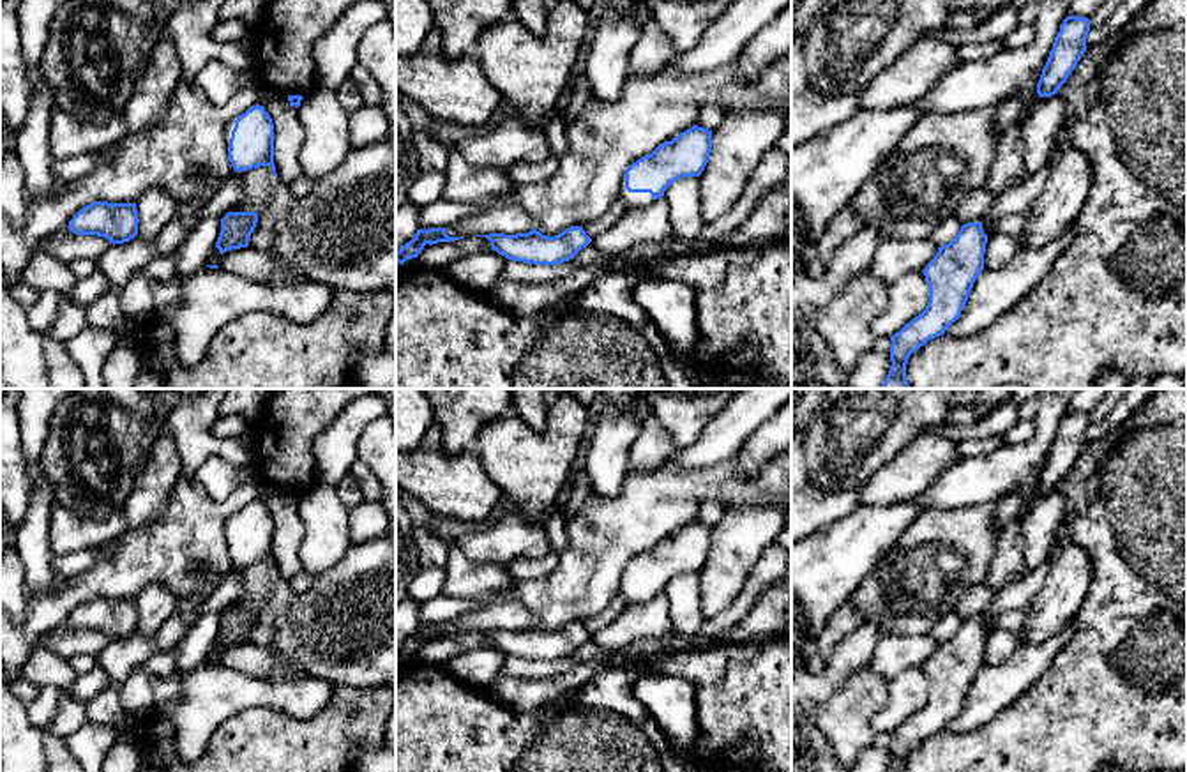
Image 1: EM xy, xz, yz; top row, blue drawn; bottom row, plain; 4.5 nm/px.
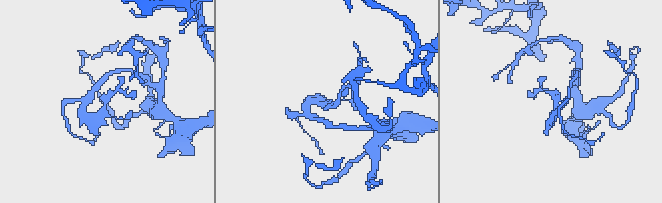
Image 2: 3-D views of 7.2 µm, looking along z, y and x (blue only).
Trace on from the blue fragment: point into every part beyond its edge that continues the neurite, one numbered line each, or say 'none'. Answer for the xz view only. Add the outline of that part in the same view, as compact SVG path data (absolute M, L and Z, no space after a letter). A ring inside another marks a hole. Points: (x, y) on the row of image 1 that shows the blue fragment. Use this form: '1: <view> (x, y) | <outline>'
1: xz (631, 200) | M622 178L618 201L624 203L625 210L629 210L629 208L646 207L646 205L650 205L654 200L652 200L652 194L650 194L650 193L629 193L629 191L625 189L625 178Z

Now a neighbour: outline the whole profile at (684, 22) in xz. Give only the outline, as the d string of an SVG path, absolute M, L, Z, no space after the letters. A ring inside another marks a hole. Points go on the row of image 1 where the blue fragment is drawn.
M645 0L652 21L678 51L689 51L735 0Z

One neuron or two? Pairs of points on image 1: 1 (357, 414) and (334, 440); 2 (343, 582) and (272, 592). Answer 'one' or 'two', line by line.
1: one
2: two

